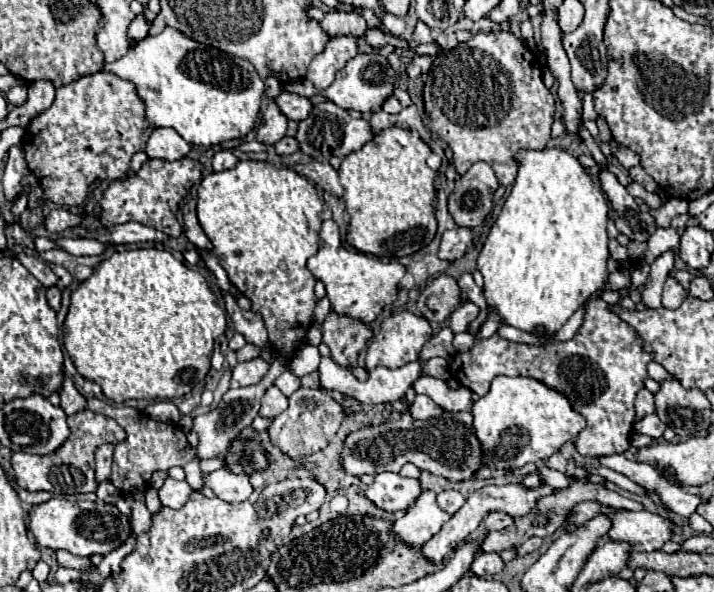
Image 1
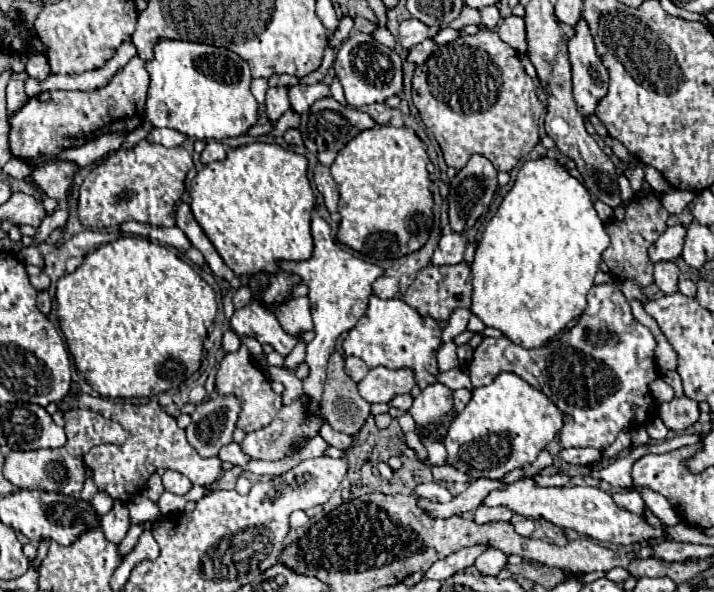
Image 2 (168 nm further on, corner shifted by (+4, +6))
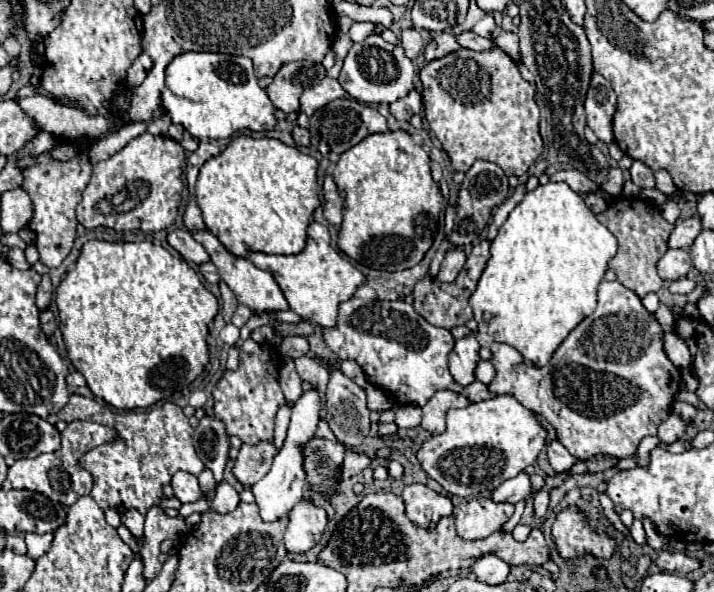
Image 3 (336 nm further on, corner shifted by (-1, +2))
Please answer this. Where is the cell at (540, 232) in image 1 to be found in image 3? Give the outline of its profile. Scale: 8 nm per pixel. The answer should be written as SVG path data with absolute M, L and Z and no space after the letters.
M547 182L527 192L523 202L509 214L491 244L491 258L483 270L475 292L469 298L479 332L487 332L495 342L509 344L521 352L525 362L545 366L569 332L597 306L597 286L605 276L607 262L617 252L615 236L587 208L583 198L565 182Z

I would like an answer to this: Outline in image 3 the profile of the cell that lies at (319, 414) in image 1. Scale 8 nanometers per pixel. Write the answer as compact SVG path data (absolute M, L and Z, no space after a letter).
M259 442L255 446L243 444L233 464L233 476L243 486L251 488L257 480L261 480L269 472L273 458L275 446L271 442Z

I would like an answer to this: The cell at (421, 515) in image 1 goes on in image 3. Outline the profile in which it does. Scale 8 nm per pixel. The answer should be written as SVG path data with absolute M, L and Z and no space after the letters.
M519 472L519 476L505 480L499 488L493 490L493 500L495 502L509 502L509 504L517 504L525 498L529 498L533 494L531 482L529 482L529 474L527 472Z

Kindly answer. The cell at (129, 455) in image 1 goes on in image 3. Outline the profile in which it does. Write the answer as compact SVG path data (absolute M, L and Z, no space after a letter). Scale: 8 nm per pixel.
M73 394L69 396L69 402L57 412L57 416L63 422L71 422L75 418L91 420L103 426L111 426L117 432L117 438L113 442L89 450L79 460L81 468L93 476L91 498L103 510L139 510L145 516L147 508L161 504L163 486L171 482L177 470L185 470L195 476L199 476L199 472L203 470L203 462L193 448L193 428L189 426L189 418L183 414L181 406L173 402L165 402L147 412L135 412L113 410L93 398Z

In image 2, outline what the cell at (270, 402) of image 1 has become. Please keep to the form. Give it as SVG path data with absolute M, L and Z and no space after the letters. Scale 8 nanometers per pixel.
M240 344L238 352L226 354L226 358L220 362L218 376L216 376L216 390L222 394L236 394L238 398L244 400L244 406L238 418L238 428L244 428L246 432L254 432L258 428L268 426L283 406L282 398L274 394L274 390L270 388L270 380L266 378L266 374L254 364L246 344Z

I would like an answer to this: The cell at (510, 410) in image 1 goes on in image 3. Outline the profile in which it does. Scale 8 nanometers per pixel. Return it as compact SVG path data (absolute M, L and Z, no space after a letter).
M497 396L473 402L461 410L449 410L445 432L423 440L417 450L417 460L421 470L449 494L467 498L471 494L487 494L531 466L537 460L537 454L545 448L545 436L547 432L531 410L519 404L513 396Z

